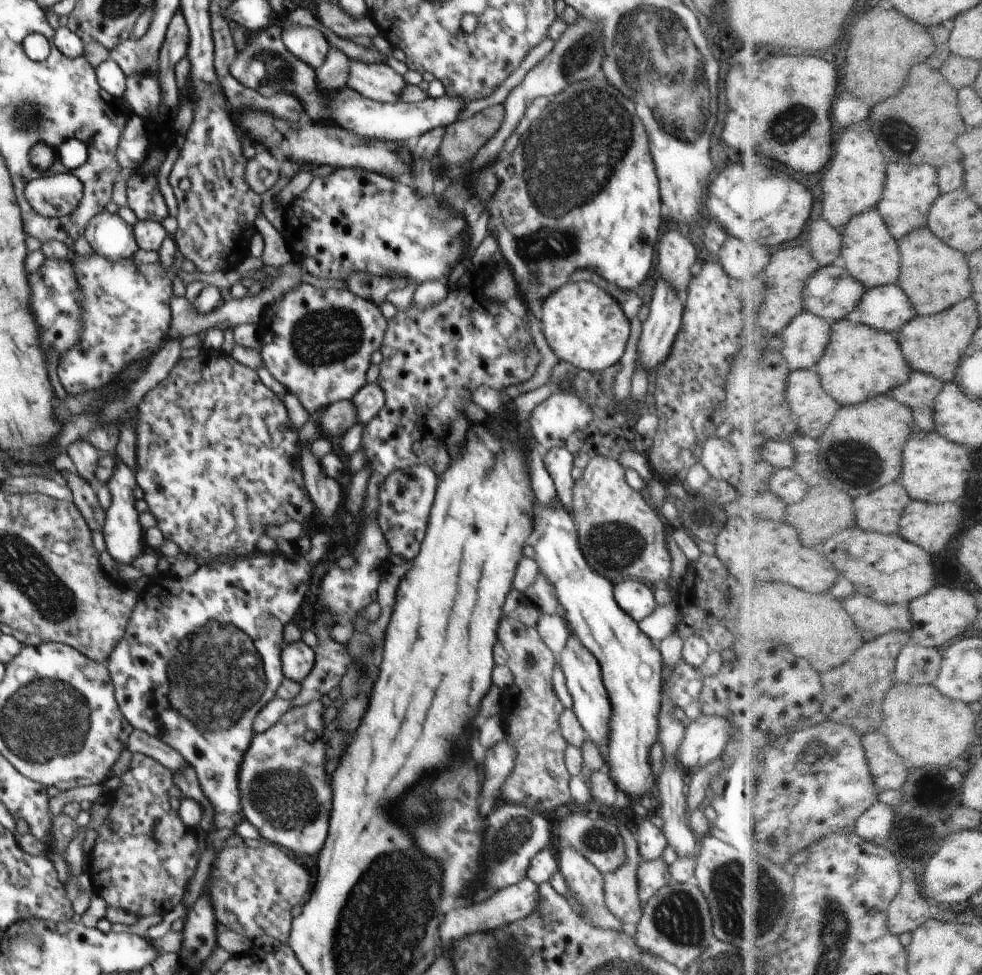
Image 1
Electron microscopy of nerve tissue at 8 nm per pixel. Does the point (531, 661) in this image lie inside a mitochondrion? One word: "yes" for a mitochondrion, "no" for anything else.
yes

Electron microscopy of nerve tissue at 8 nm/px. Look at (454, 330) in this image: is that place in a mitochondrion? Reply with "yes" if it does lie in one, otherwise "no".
no

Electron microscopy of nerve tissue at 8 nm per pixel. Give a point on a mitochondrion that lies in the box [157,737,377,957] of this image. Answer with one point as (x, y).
(288, 801)

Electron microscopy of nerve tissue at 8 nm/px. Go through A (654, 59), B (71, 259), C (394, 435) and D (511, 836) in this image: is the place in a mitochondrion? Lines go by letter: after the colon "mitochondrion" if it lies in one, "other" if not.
A: mitochondrion
B: other
C: other
D: mitochondrion

